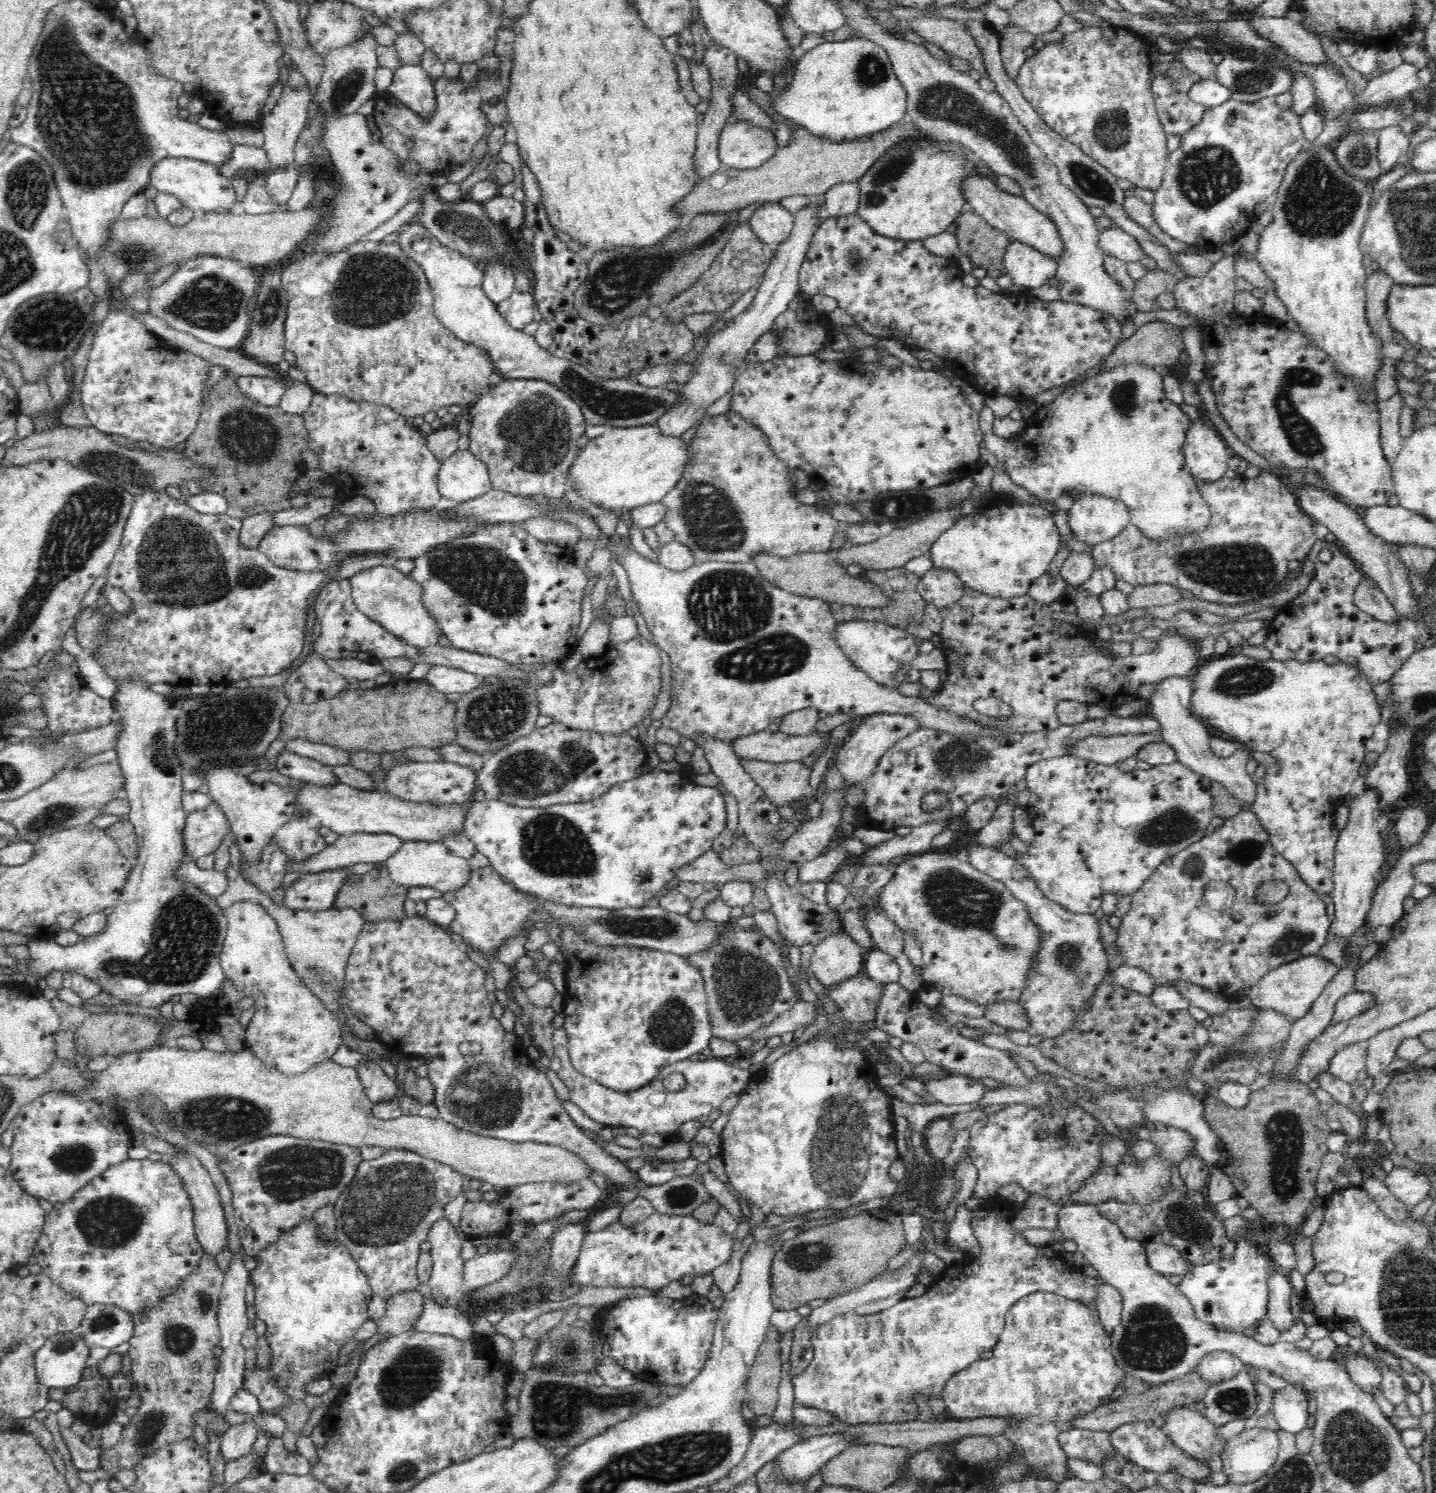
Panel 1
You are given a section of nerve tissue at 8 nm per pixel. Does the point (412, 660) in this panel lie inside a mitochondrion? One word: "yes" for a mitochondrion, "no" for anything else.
no

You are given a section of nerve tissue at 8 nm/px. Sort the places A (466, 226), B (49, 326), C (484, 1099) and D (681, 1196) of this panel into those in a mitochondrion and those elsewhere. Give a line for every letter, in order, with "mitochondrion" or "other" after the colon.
A: mitochondrion
B: mitochondrion
C: mitochondrion
D: mitochondrion

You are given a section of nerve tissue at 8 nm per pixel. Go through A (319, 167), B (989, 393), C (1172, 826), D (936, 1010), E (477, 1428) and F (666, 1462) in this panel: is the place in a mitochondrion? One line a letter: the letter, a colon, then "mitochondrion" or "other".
A: mitochondrion
B: other
C: mitochondrion
D: other
E: other
F: mitochondrion

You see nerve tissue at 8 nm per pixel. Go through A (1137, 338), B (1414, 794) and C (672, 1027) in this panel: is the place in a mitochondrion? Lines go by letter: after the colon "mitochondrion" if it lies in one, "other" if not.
A: other
B: other
C: mitochondrion

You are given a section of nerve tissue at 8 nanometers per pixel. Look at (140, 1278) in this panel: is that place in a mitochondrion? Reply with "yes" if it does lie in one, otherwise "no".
no

